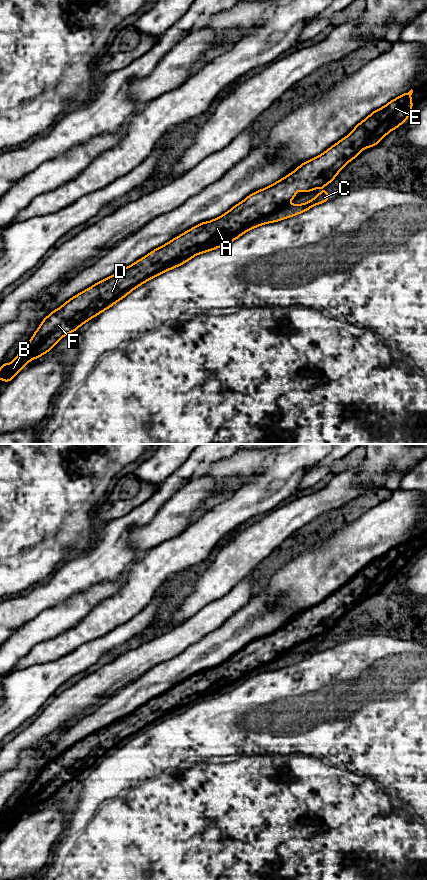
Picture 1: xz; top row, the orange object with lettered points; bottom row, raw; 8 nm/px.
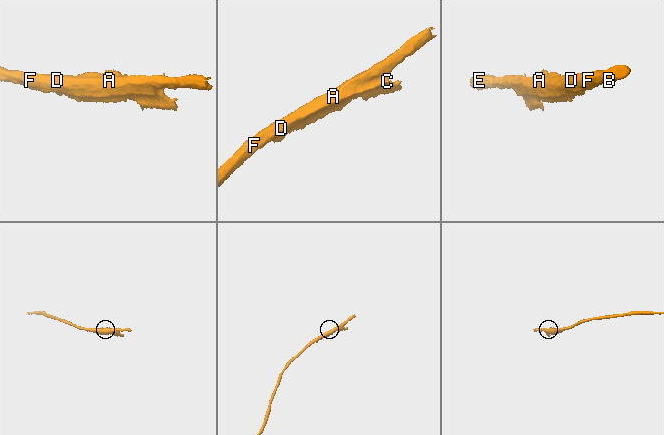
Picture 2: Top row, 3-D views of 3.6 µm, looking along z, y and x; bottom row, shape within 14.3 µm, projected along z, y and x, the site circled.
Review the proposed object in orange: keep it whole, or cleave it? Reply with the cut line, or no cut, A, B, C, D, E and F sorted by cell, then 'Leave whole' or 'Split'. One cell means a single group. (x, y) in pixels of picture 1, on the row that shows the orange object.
No split. Groups: A B C D E F. Leave whole

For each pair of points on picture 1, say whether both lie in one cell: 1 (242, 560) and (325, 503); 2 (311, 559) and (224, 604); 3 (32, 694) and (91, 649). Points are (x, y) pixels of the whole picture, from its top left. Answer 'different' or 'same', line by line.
1: same
2: different
3: same

